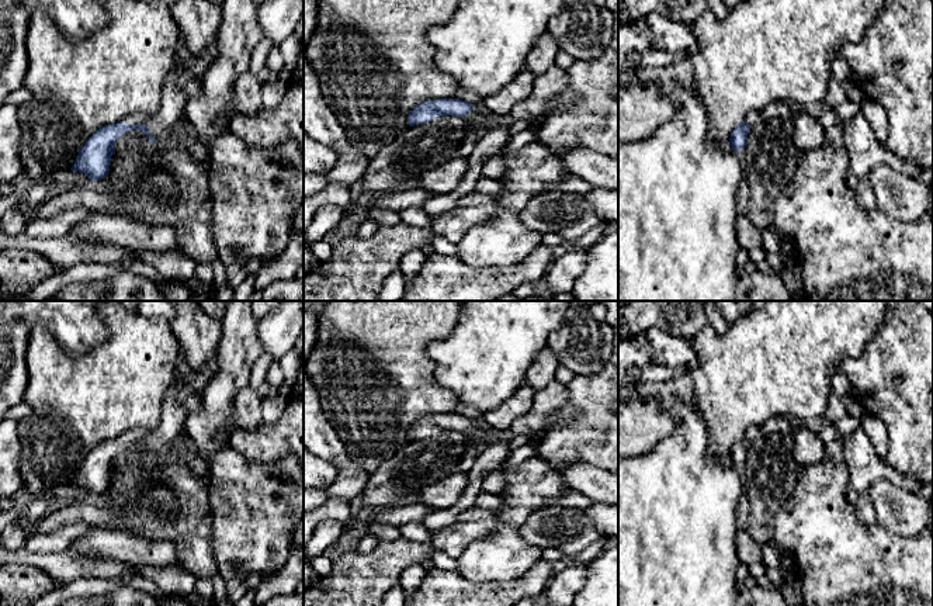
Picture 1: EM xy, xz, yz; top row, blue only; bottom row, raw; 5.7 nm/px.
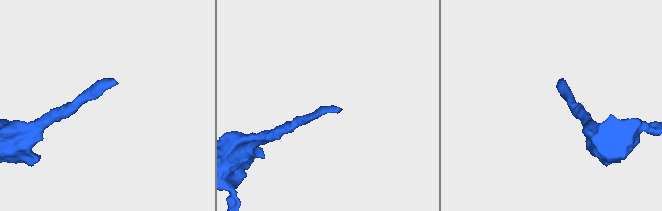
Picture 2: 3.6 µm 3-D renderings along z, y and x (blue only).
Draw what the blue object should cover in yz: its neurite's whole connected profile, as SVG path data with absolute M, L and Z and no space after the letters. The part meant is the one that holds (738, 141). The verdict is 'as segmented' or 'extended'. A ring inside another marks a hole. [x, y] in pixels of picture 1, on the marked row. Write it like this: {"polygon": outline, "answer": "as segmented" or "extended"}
{"polygon": "M752 111L746 115L745 121L738 125L729 138L729 145L732 150L743 150L748 145L748 134L752 125L756 124L760 111Z", "answer": "extended"}

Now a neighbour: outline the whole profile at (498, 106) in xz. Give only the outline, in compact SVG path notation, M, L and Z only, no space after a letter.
M524 67L496 94L485 97L481 110L496 121L507 120L511 107L523 101L533 91L534 79L535 76Z

